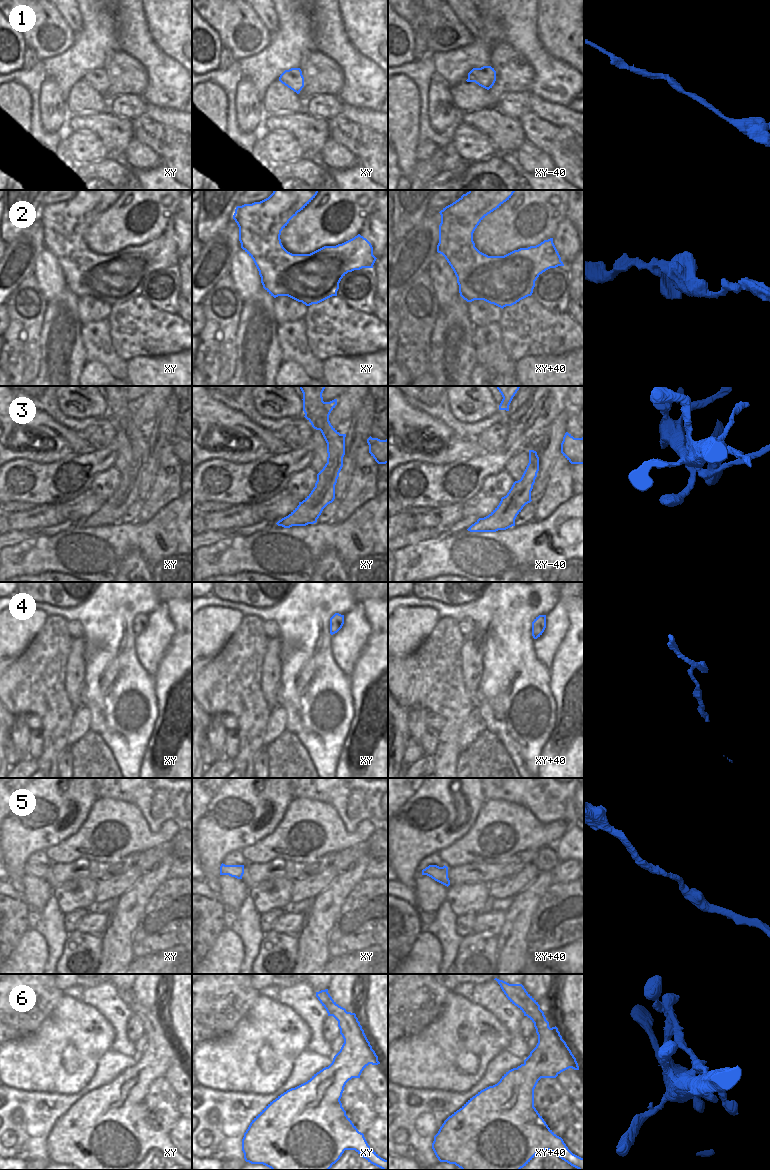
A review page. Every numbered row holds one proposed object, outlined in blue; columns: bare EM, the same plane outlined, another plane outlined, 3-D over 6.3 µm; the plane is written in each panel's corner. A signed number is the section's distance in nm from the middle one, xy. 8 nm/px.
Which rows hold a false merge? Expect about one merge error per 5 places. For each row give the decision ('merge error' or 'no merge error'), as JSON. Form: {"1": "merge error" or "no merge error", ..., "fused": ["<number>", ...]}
{"1": "no merge error", "2": "no merge error", "3": "no merge error", "4": "no merge error", "5": "no merge error", "6": "merge error", "fused": ["6"]}

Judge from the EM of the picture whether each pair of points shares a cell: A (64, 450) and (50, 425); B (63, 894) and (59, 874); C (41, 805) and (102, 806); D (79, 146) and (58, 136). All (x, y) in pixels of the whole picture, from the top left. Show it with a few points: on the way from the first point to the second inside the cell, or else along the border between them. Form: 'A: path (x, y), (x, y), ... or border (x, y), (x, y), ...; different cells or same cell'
A: border (34, 439), (50, 450), (63, 438), (75, 453); different cells
B: border (84, 877), (69, 879), (52, 889); different cells
C: border (98, 797), (80, 826); different cells
D: border (70, 128), (70, 132), (65, 139); different cells

